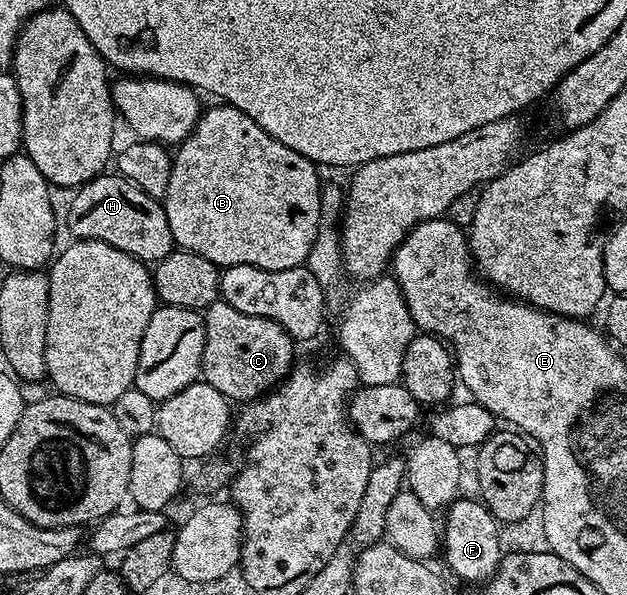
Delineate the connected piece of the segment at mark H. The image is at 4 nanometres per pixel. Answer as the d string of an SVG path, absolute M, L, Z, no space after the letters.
M102 172L90 182L76 187L72 194L73 199L69 202L69 230L74 239L97 238L146 264L159 263L173 253L175 243L171 236L171 224L167 224L164 205L120 174Z

